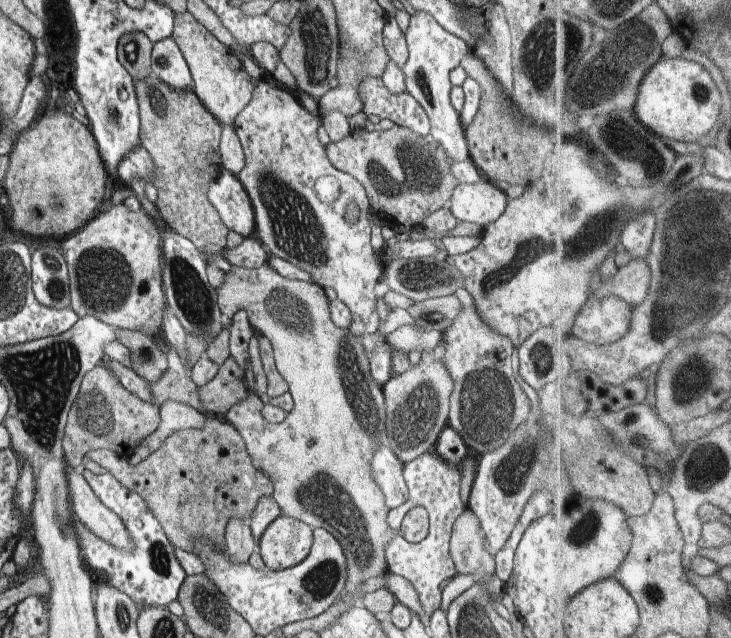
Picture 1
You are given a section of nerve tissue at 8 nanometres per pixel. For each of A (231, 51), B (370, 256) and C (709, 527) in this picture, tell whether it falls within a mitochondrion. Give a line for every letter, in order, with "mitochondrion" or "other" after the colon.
A: other
B: other
C: other

